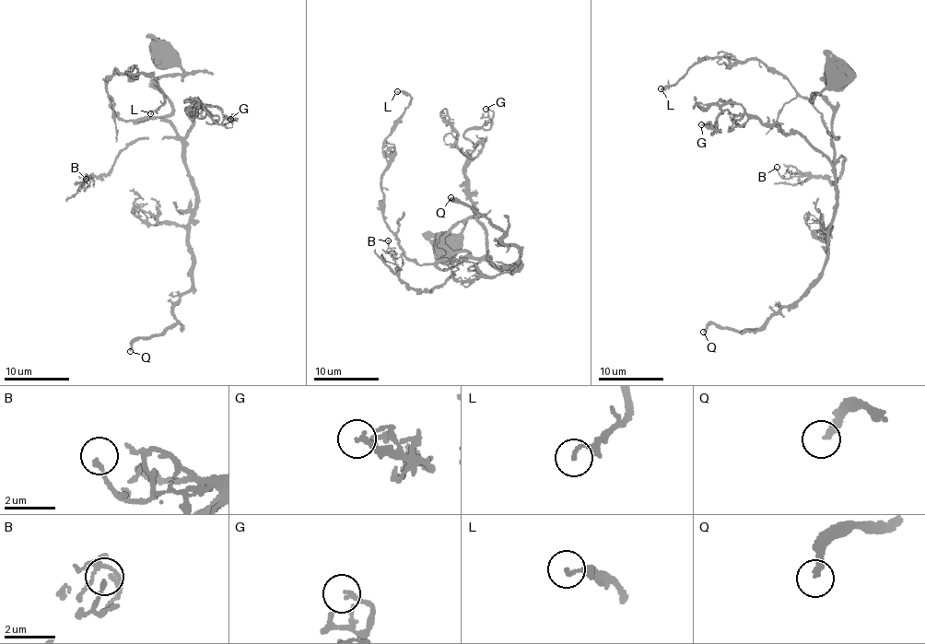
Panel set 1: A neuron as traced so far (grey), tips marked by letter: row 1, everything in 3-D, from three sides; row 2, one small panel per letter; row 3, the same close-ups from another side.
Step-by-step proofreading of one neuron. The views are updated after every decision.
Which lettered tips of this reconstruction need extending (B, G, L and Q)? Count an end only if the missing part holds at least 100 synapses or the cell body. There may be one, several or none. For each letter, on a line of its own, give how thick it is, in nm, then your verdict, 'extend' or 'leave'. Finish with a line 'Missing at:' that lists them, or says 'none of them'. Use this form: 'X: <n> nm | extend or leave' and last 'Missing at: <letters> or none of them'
B: 170 nm | leave
G: 160 nm | leave
L: 130 nm | leave
Q: 280 nm | extend
Missing at: Q

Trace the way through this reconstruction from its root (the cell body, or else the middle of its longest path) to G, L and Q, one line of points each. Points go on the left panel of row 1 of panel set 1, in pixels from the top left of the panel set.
G: (160, 52), (164, 44), (182, 72), (156, 84), (170, 125), (182, 137), (205, 105), (218, 123), (230, 119)
L: (160, 52), (182, 72), (156, 84), (168, 114), (123, 121), (105, 84), (152, 76), (150, 113)
Q: (160, 52), (164, 44), (182, 72), (156, 84), (195, 195), (193, 283), (175, 322), (130, 351)

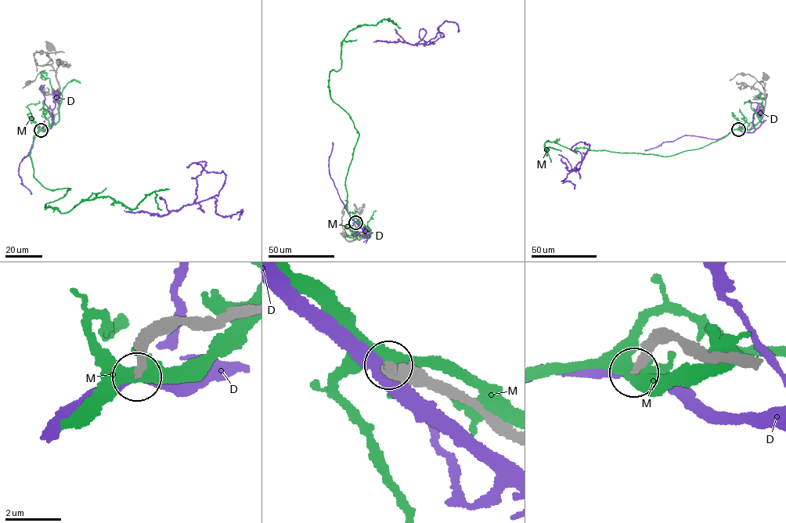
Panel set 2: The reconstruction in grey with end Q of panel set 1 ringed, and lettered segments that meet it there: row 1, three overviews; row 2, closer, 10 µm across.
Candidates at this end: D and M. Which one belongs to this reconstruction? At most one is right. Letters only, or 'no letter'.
no letter

